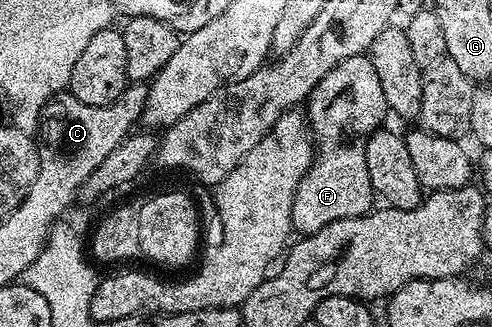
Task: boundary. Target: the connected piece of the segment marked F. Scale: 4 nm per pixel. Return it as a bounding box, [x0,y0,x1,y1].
[292,55,389,235]

